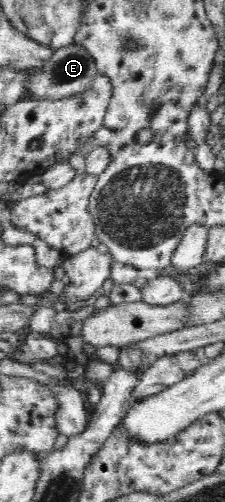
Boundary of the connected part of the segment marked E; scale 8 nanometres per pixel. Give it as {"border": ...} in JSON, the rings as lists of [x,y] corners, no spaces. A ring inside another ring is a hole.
{"border":[[[74,42],[73,44],[55,49],[52,55],[43,61],[41,66],[32,69],[23,83],[24,97],[22,99],[61,100],[82,93],[98,75],[98,68],[92,54],[88,53],[86,46]]]}

